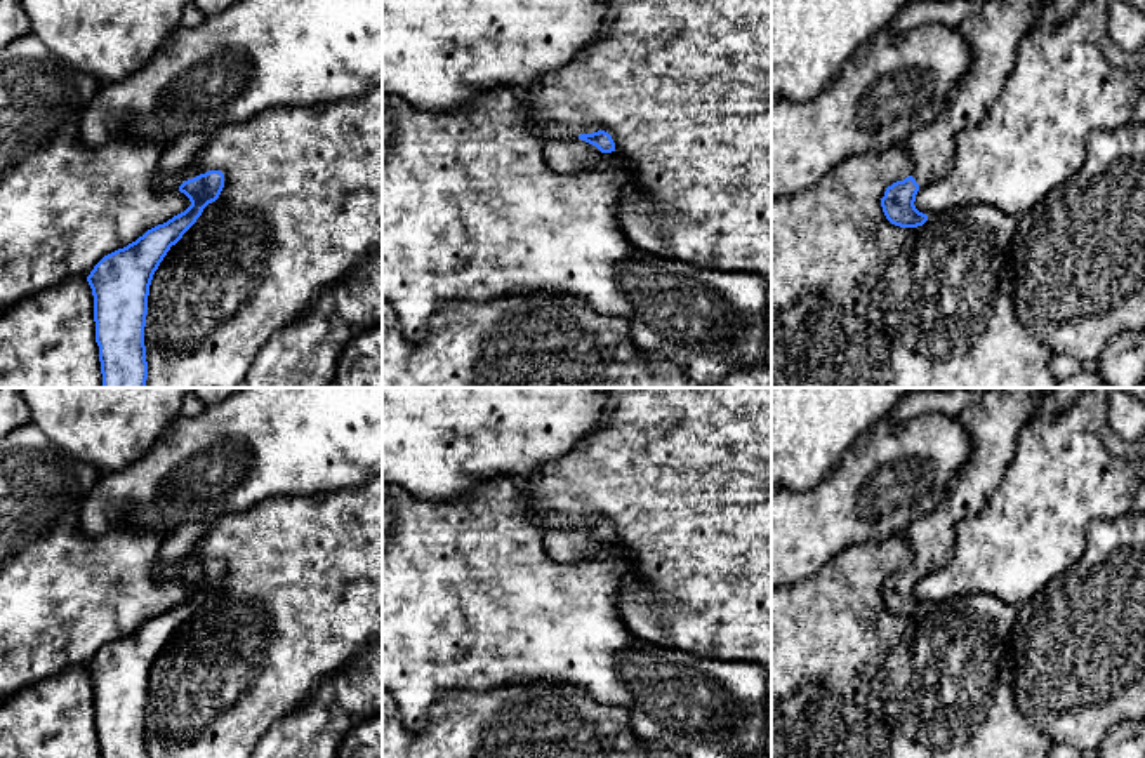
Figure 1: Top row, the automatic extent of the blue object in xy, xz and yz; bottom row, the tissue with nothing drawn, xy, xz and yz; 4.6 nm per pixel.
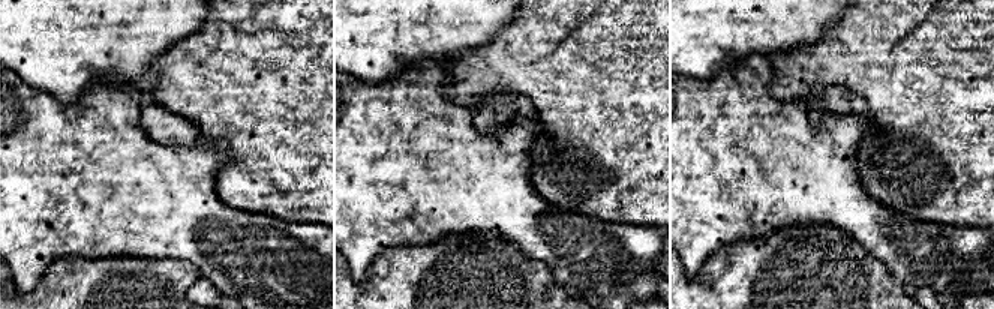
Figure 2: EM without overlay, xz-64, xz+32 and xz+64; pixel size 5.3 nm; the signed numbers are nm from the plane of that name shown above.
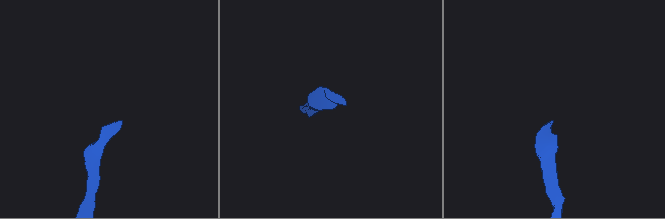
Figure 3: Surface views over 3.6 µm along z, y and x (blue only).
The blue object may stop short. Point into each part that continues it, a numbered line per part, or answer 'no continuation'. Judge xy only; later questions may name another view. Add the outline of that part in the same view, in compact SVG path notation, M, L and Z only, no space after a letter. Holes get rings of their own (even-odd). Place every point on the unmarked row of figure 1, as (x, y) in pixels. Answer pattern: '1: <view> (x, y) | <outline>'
1: xy (176, 553) | M210 522L181 525L165 539L158 549L156 577L160 581L179 579L179 575L200 565L195 558L195 546L205 535Z

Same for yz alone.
1: yz (994, 421) | M987 388L957 419L971 438L964 466L938 506L907 530L910 565L919 577L943 568L954 555L961 520L978 515L1016 452L1022 429L1056 388Z

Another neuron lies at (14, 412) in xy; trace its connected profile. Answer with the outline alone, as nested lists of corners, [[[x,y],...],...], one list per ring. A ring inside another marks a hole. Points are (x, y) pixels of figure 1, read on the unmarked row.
[[[0,388],[0,438],[30,422],[21,388]]]

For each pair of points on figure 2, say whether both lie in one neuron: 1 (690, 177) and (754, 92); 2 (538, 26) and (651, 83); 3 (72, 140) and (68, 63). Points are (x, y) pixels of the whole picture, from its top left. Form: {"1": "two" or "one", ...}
{"1": "one", "2": "one", "3": "two"}

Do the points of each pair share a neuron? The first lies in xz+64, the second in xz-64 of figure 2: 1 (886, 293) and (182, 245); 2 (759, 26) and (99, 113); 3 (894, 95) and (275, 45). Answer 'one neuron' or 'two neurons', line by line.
1: two neurons
2: two neurons
3: one neuron

